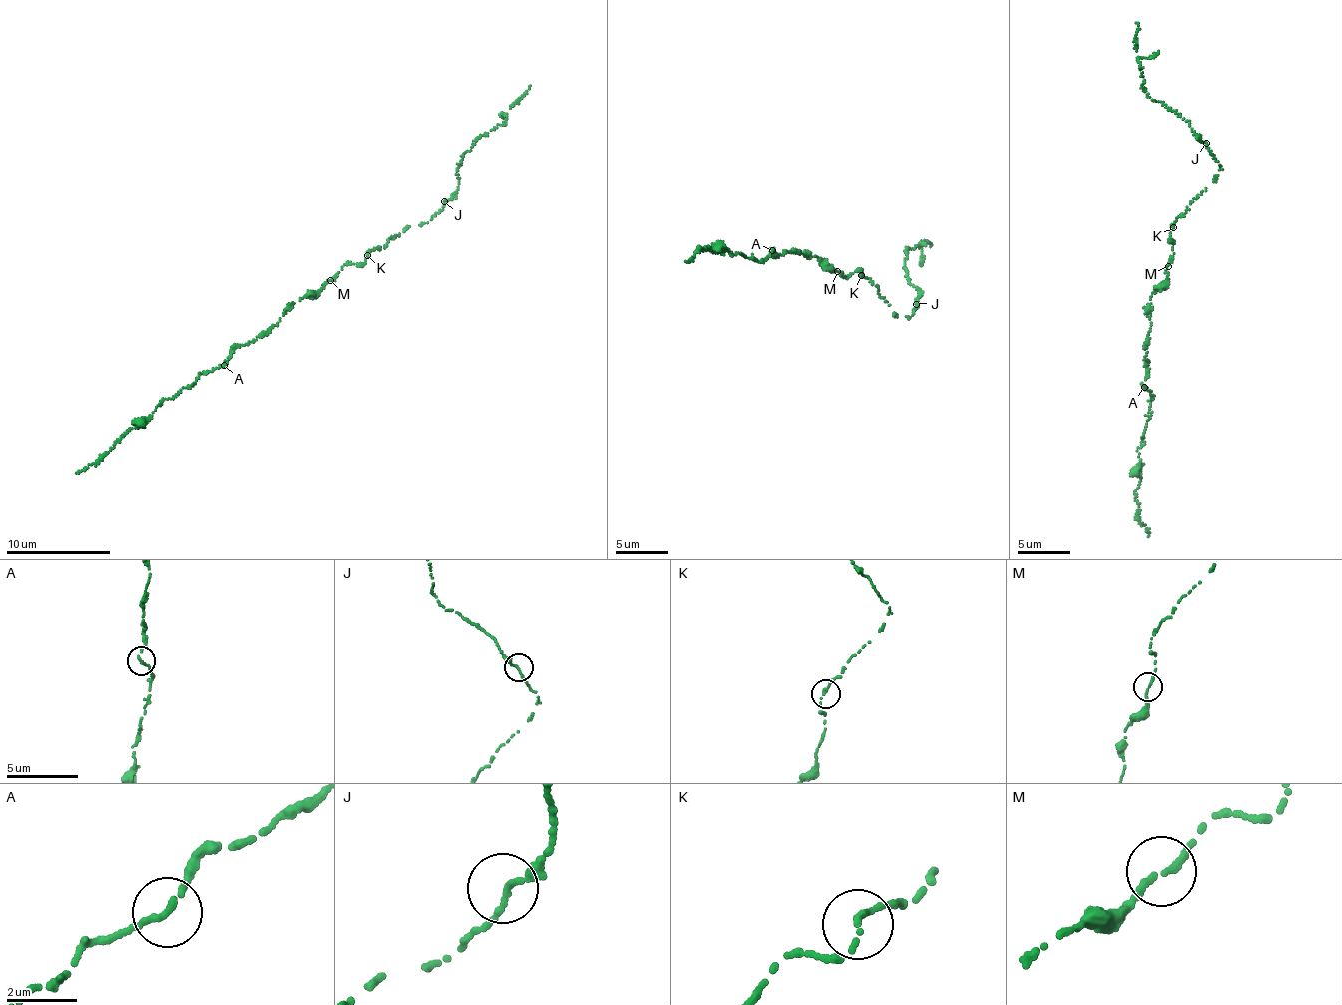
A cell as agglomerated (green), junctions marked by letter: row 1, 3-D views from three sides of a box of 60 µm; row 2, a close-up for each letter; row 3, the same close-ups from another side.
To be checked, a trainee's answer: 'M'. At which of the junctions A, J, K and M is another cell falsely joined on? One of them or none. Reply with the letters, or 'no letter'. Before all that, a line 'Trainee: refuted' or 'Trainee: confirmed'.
Trainee: refuted
no letter

